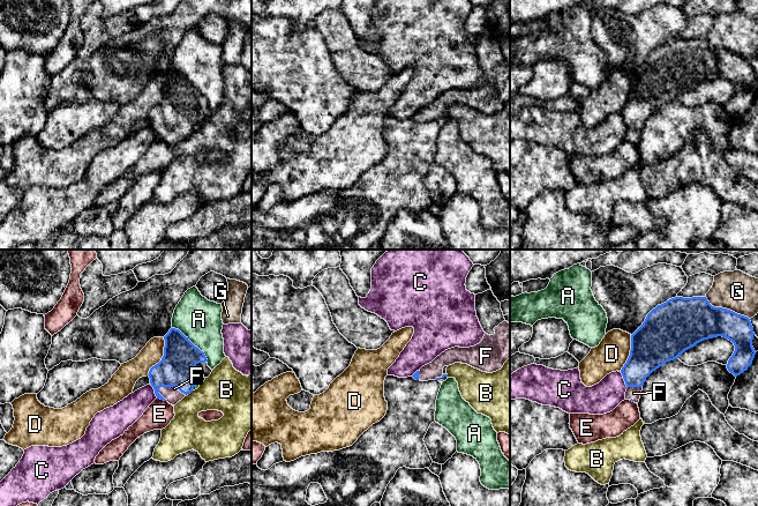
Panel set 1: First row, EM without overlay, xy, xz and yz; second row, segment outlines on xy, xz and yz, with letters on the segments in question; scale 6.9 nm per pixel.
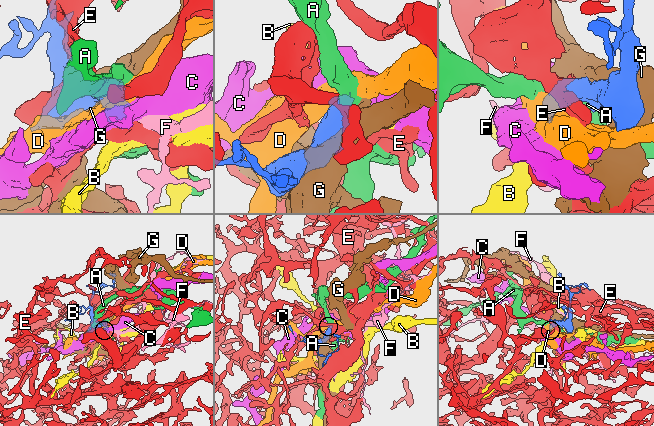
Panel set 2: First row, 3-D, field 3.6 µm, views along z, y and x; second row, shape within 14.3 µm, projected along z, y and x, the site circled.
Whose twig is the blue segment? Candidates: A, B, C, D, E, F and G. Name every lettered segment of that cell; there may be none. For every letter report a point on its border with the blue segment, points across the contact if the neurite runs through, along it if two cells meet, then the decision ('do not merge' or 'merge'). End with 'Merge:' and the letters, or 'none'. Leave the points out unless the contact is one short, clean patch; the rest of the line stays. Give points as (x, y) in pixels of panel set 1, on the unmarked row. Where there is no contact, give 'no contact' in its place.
A: xy (190, 83) | do not merge
B: xy (190, 133) | along xy (193, 132), (188, 135) | do not merge
C: yz (624, 121) | do not merge
D: xy (163, 98) | do not merge
E: xy (162, 140) | do not merge
F: xy (171, 127) | across xy (177, 109), (171, 120), (171, 127), (173, 136) | merge
G: yz (726, 50) | do not merge
Merge: F

